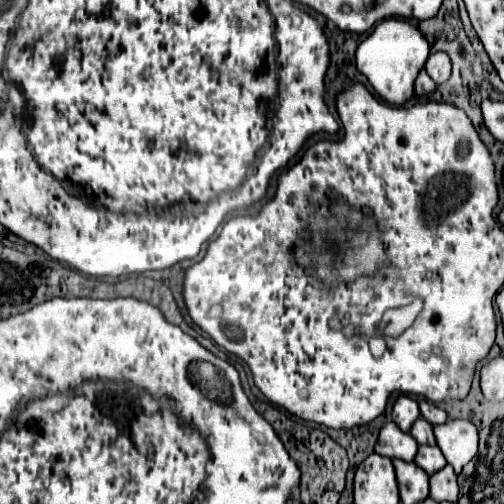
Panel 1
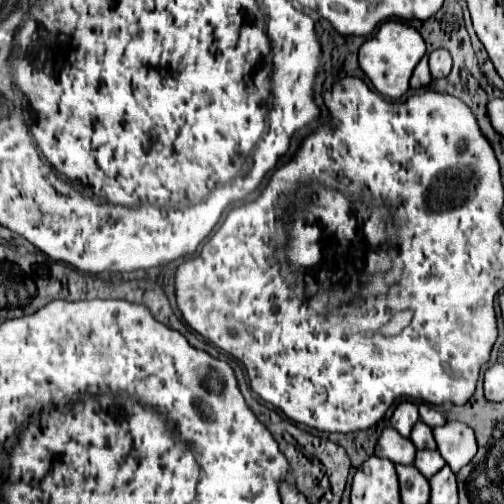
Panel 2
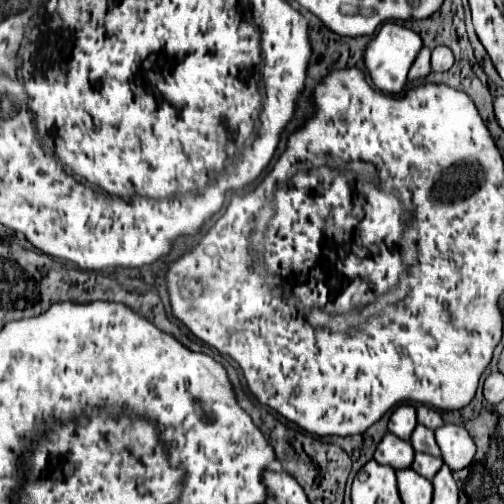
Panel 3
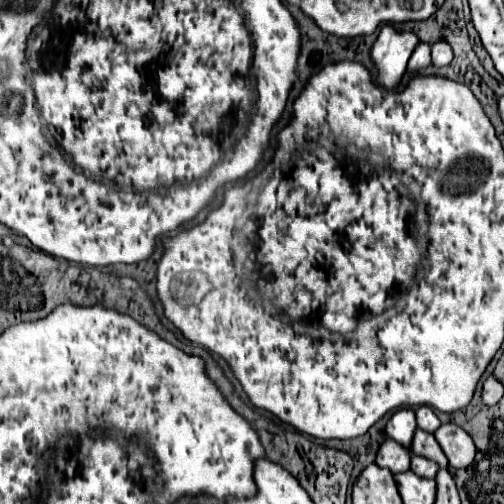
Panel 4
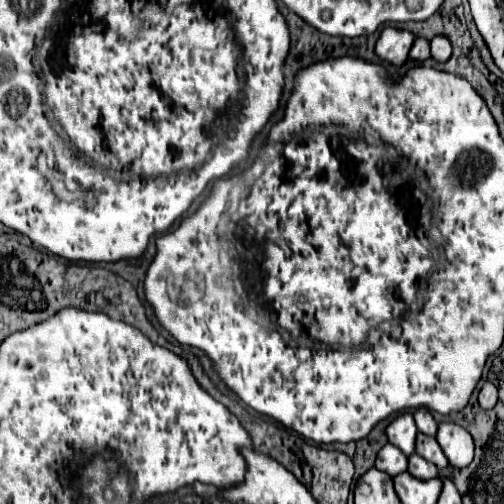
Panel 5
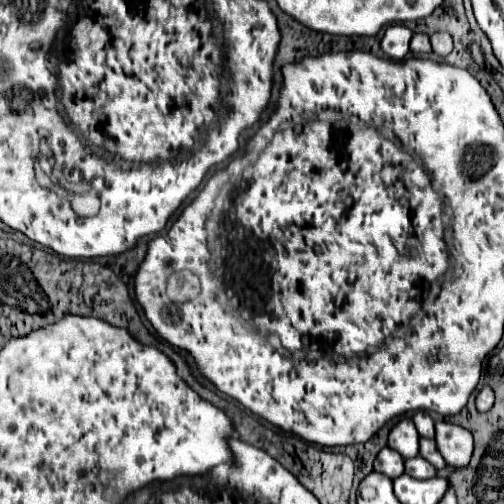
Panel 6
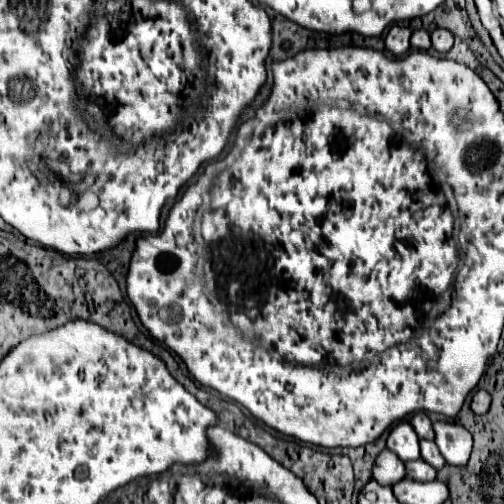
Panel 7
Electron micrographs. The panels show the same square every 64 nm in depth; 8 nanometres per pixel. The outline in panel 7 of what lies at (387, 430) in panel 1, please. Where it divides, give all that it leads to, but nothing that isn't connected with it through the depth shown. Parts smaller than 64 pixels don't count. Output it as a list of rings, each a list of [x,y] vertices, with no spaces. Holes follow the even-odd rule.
[[[382,450],[376,458],[376,464],[374,464],[374,480],[378,480],[380,484],[396,484],[404,478],[404,462],[390,450]]]

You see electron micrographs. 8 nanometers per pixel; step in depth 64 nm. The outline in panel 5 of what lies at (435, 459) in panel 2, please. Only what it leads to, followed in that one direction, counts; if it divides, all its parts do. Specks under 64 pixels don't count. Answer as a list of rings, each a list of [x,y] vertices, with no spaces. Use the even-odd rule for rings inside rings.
[[[412,454],[412,456],[408,458],[408,472],[410,472],[412,476],[420,478],[420,480],[428,480],[428,478],[436,478],[436,476],[438,476],[436,464],[424,460],[424,458],[418,456],[418,454]]]

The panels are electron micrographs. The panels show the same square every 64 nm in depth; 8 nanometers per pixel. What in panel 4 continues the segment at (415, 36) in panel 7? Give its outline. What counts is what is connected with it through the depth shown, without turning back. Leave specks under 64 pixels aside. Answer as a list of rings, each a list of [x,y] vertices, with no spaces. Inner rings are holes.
[[[420,42],[418,48],[416,48],[416,52],[412,54],[412,58],[408,62],[408,70],[410,72],[420,72],[420,70],[424,70],[428,66],[430,66],[430,46],[424,44],[424,42]]]

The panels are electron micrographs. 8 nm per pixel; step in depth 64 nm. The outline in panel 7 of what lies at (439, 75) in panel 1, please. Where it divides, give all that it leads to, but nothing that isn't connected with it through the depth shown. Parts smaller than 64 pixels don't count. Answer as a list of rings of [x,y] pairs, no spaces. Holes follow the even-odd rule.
[[[434,30],[430,36],[432,36],[432,46],[434,46],[436,52],[446,54],[452,48],[454,38],[452,38],[452,34],[448,30]]]

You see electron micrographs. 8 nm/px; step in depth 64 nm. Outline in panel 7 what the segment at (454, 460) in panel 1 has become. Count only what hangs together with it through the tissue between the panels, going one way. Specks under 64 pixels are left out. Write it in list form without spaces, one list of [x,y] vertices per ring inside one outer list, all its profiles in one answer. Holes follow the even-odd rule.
[[[434,422],[434,432],[446,462],[452,466],[464,466],[472,452],[472,434],[464,426],[452,422]]]

